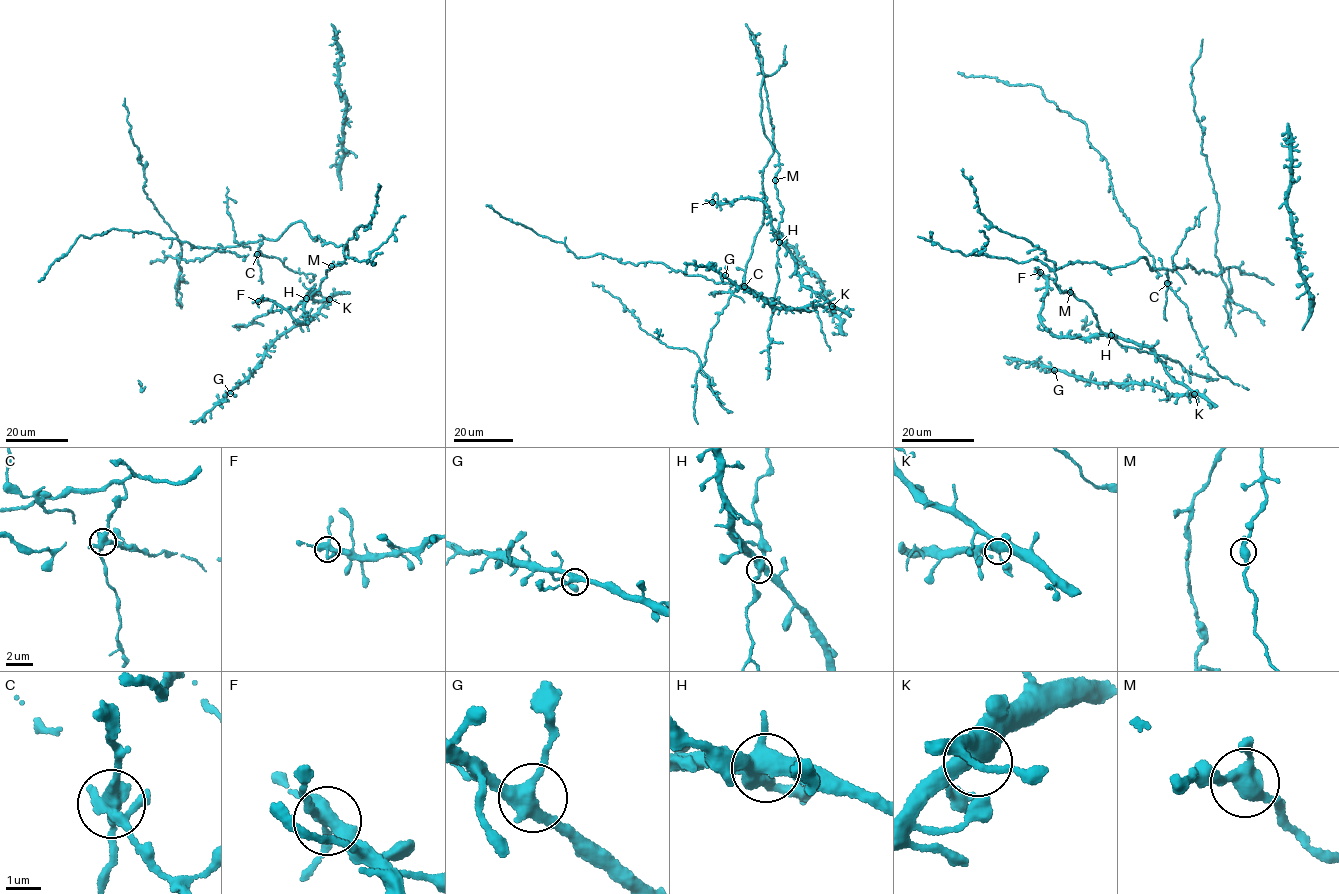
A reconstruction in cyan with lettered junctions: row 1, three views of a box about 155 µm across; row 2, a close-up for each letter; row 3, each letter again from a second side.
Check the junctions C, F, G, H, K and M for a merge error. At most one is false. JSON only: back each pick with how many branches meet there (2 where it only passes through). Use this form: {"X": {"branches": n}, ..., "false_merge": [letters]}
{"C": {"branches": 5}, "false_merge": ["C"]}

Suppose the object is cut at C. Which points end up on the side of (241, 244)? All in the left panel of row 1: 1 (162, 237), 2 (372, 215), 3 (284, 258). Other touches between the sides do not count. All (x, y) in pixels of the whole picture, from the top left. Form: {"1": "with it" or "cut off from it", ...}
{"1": "cut off from it", "2": "cut off from it", "3": "cut off from it"}

